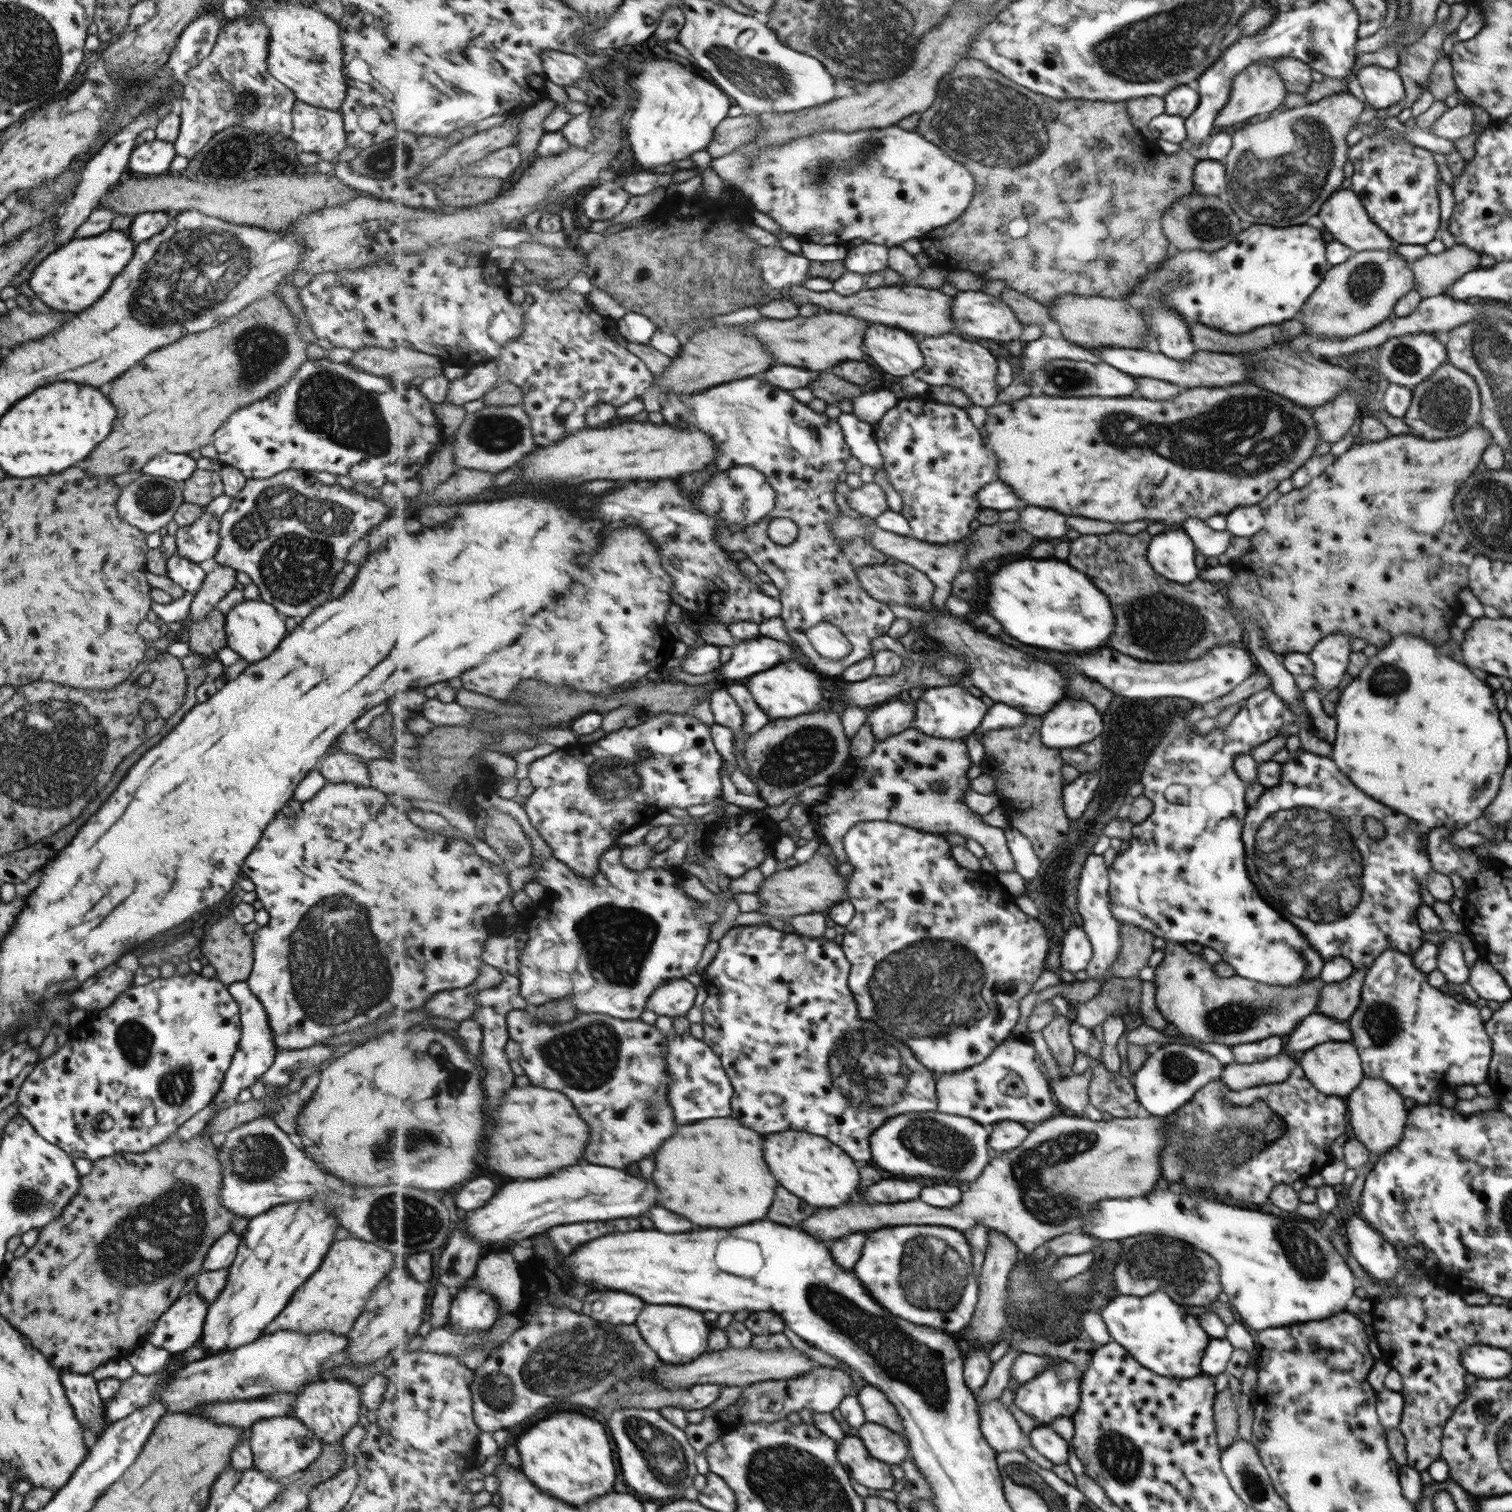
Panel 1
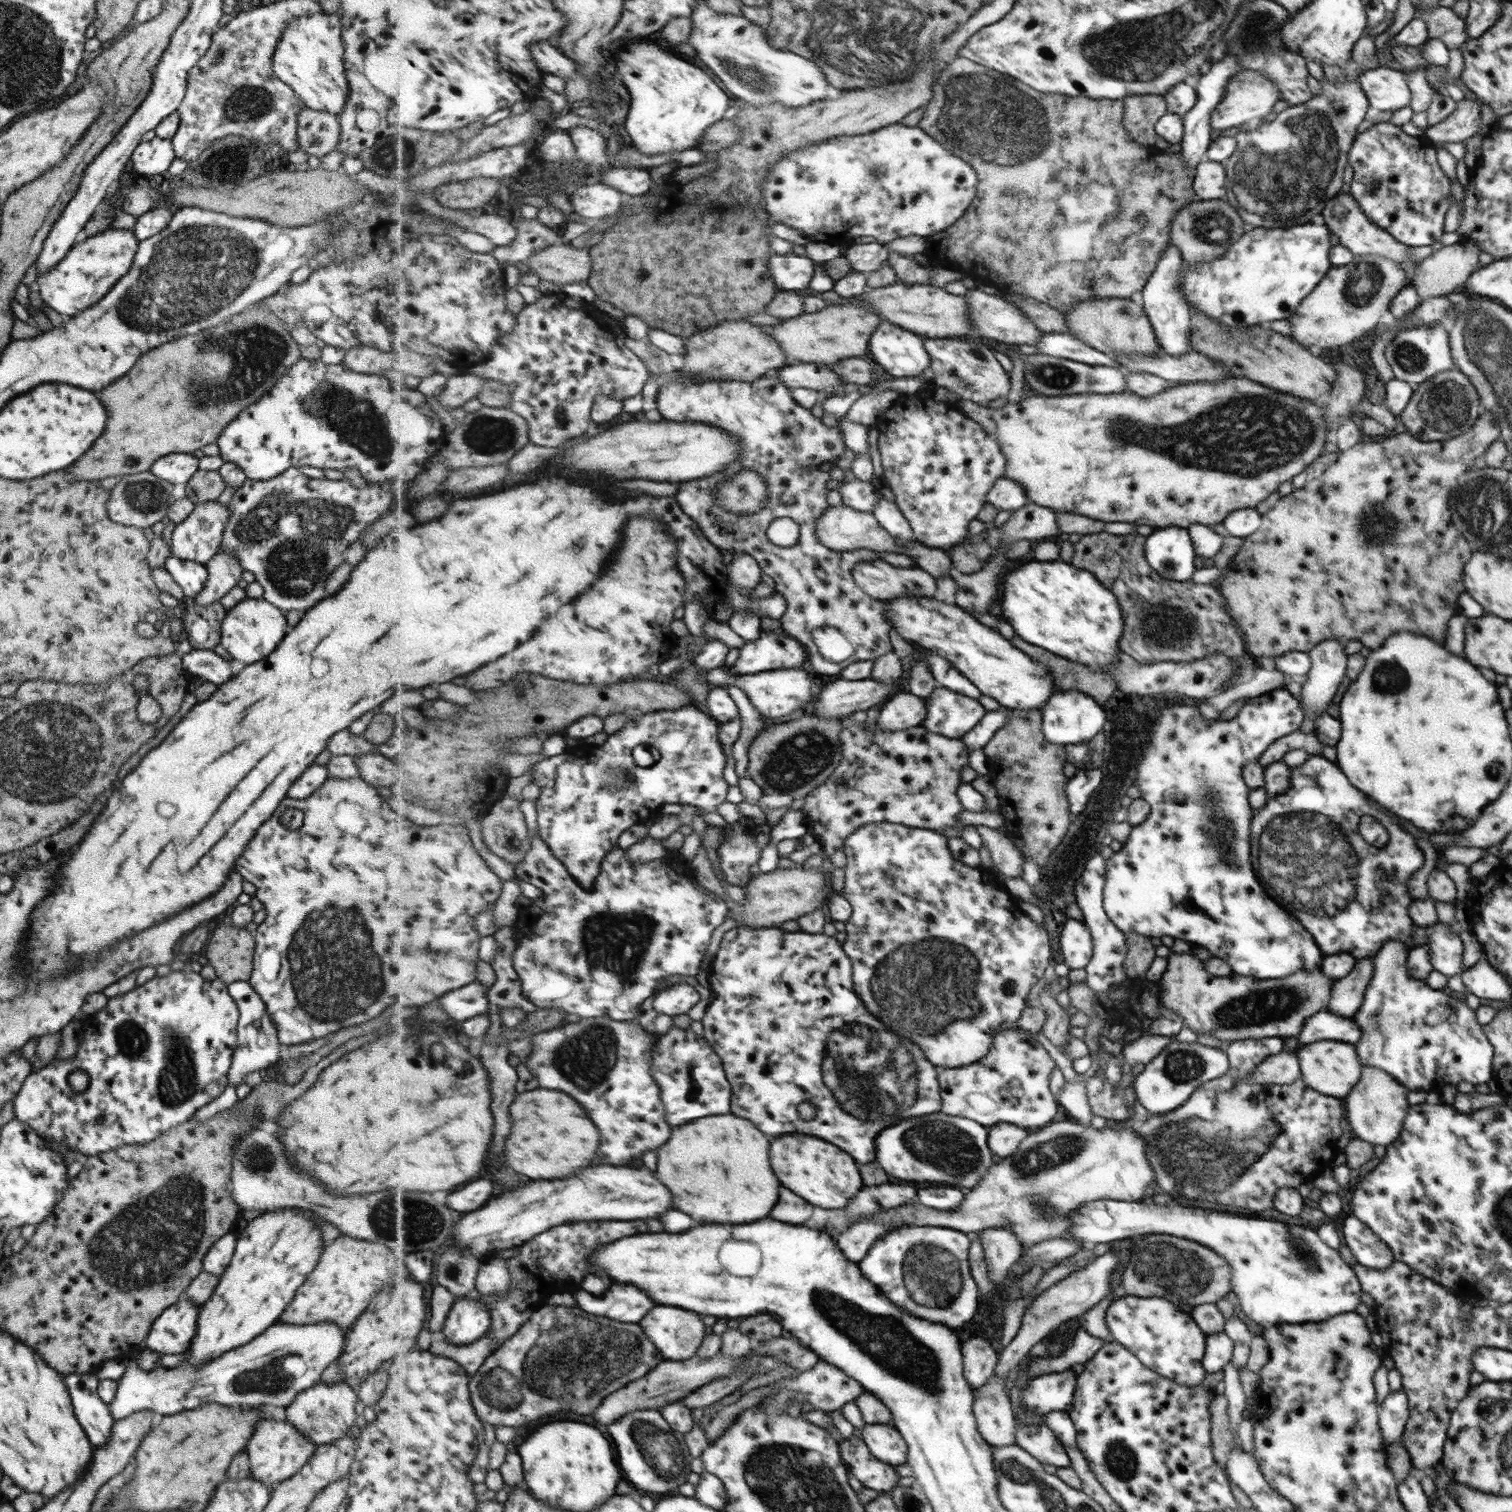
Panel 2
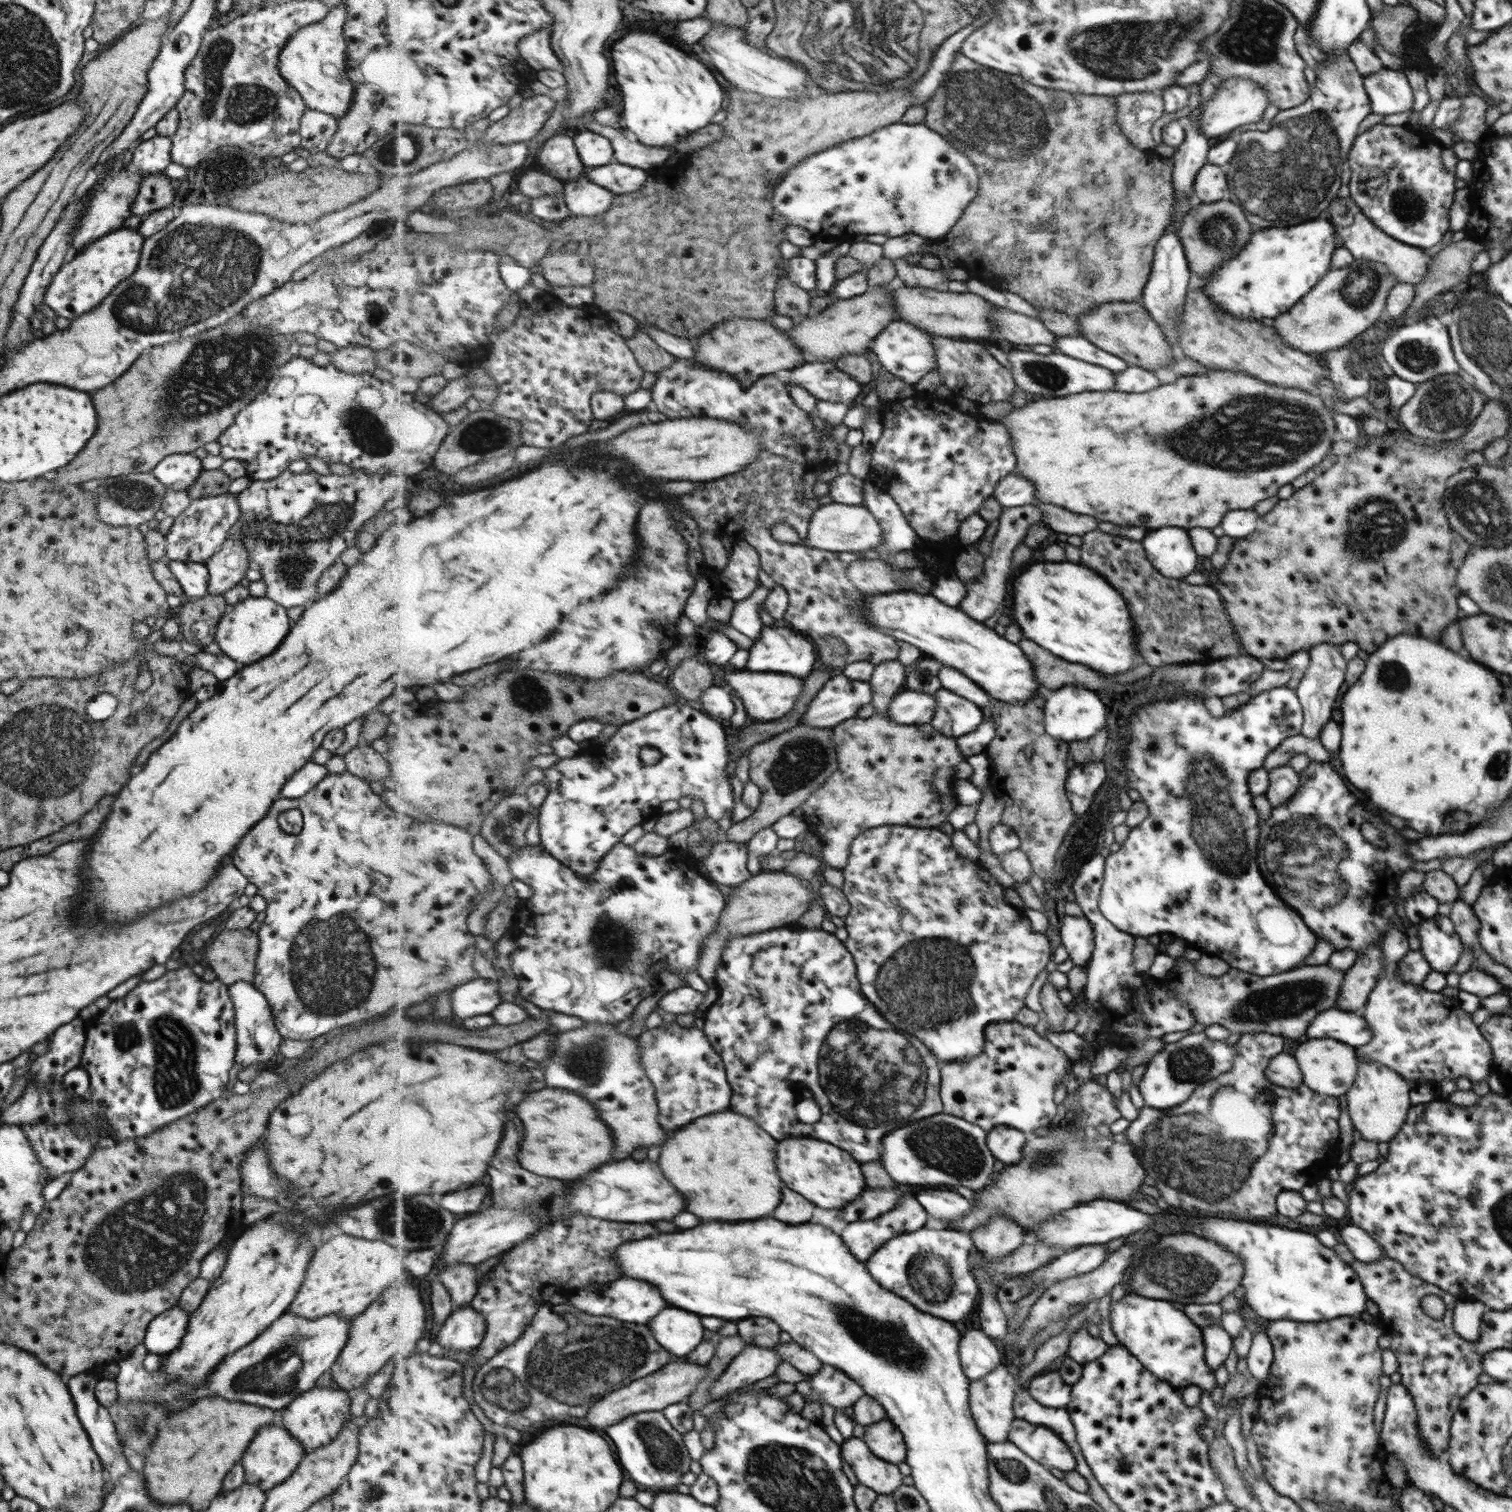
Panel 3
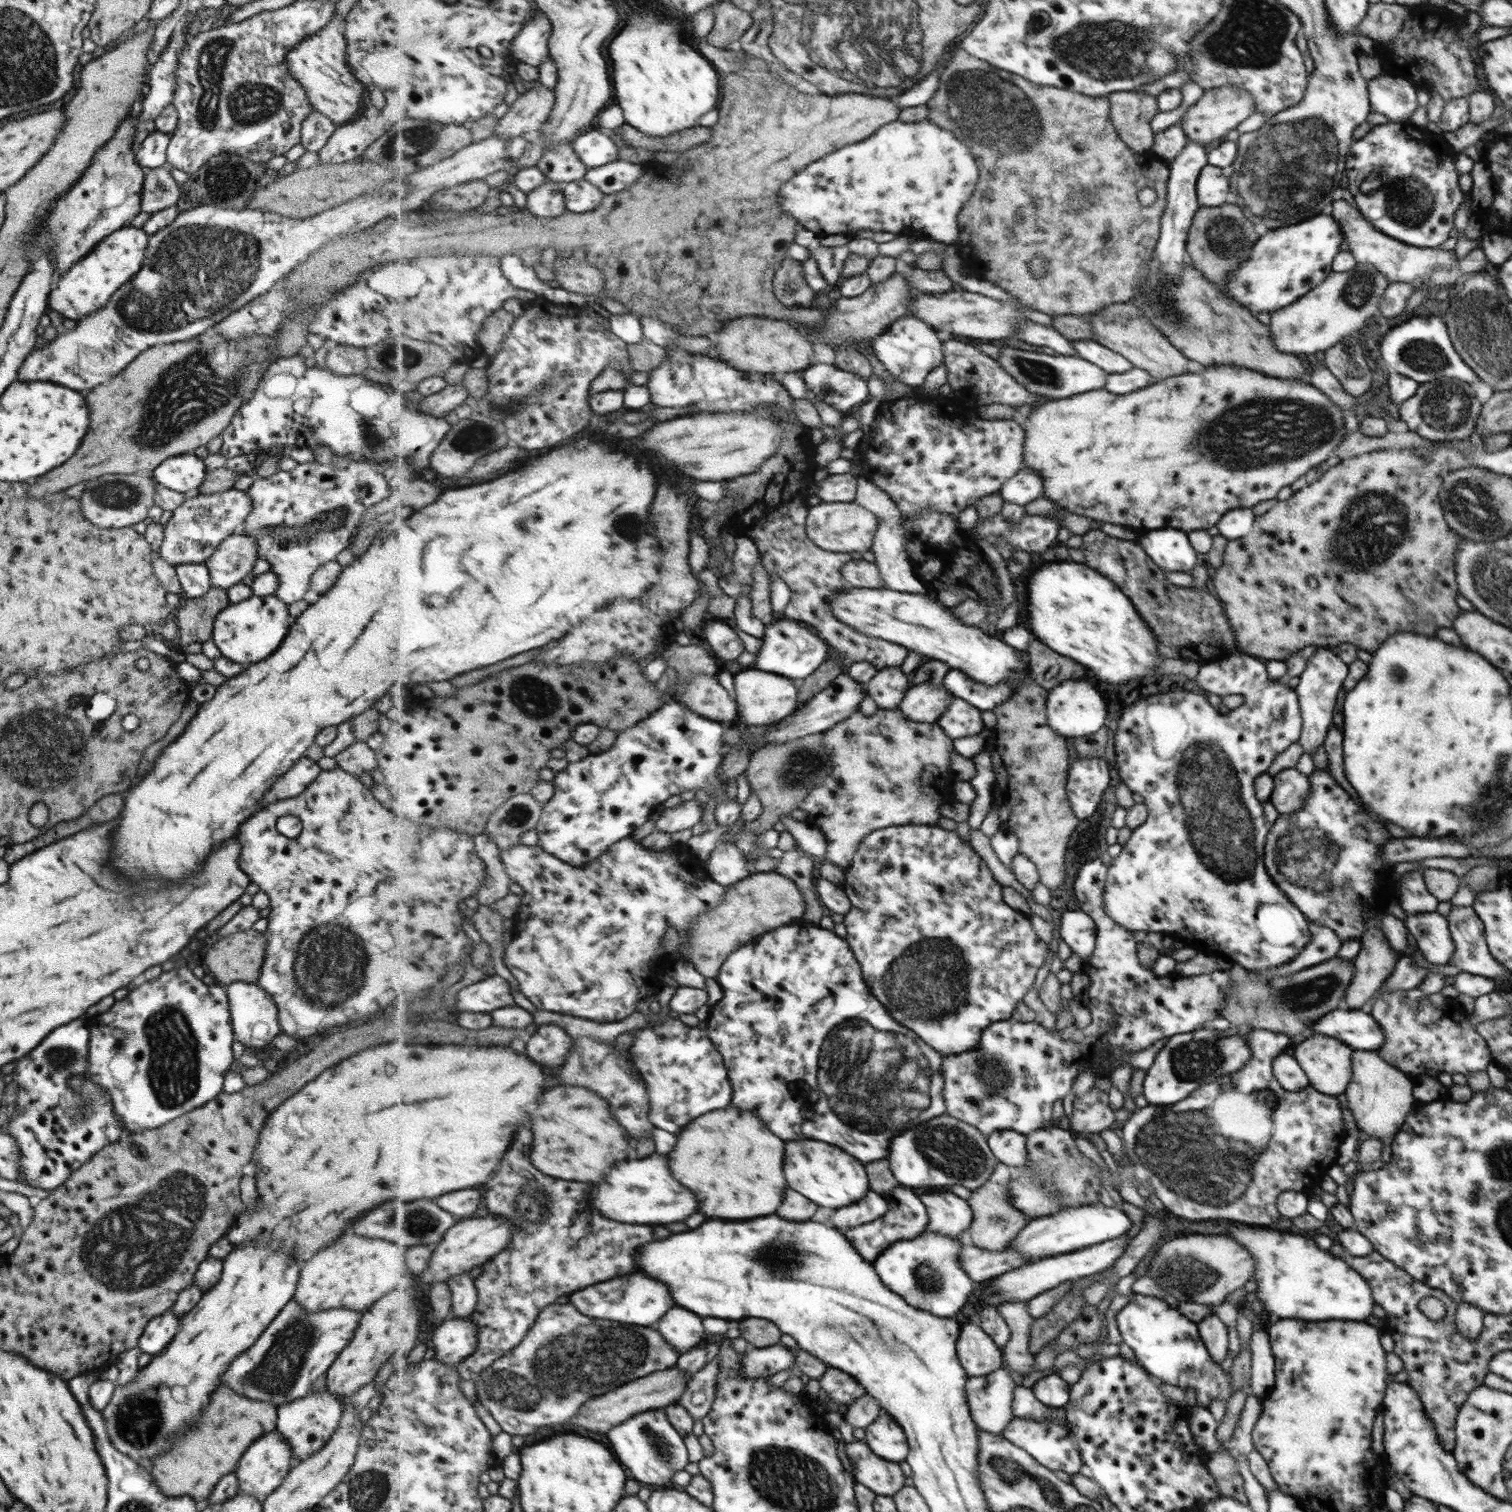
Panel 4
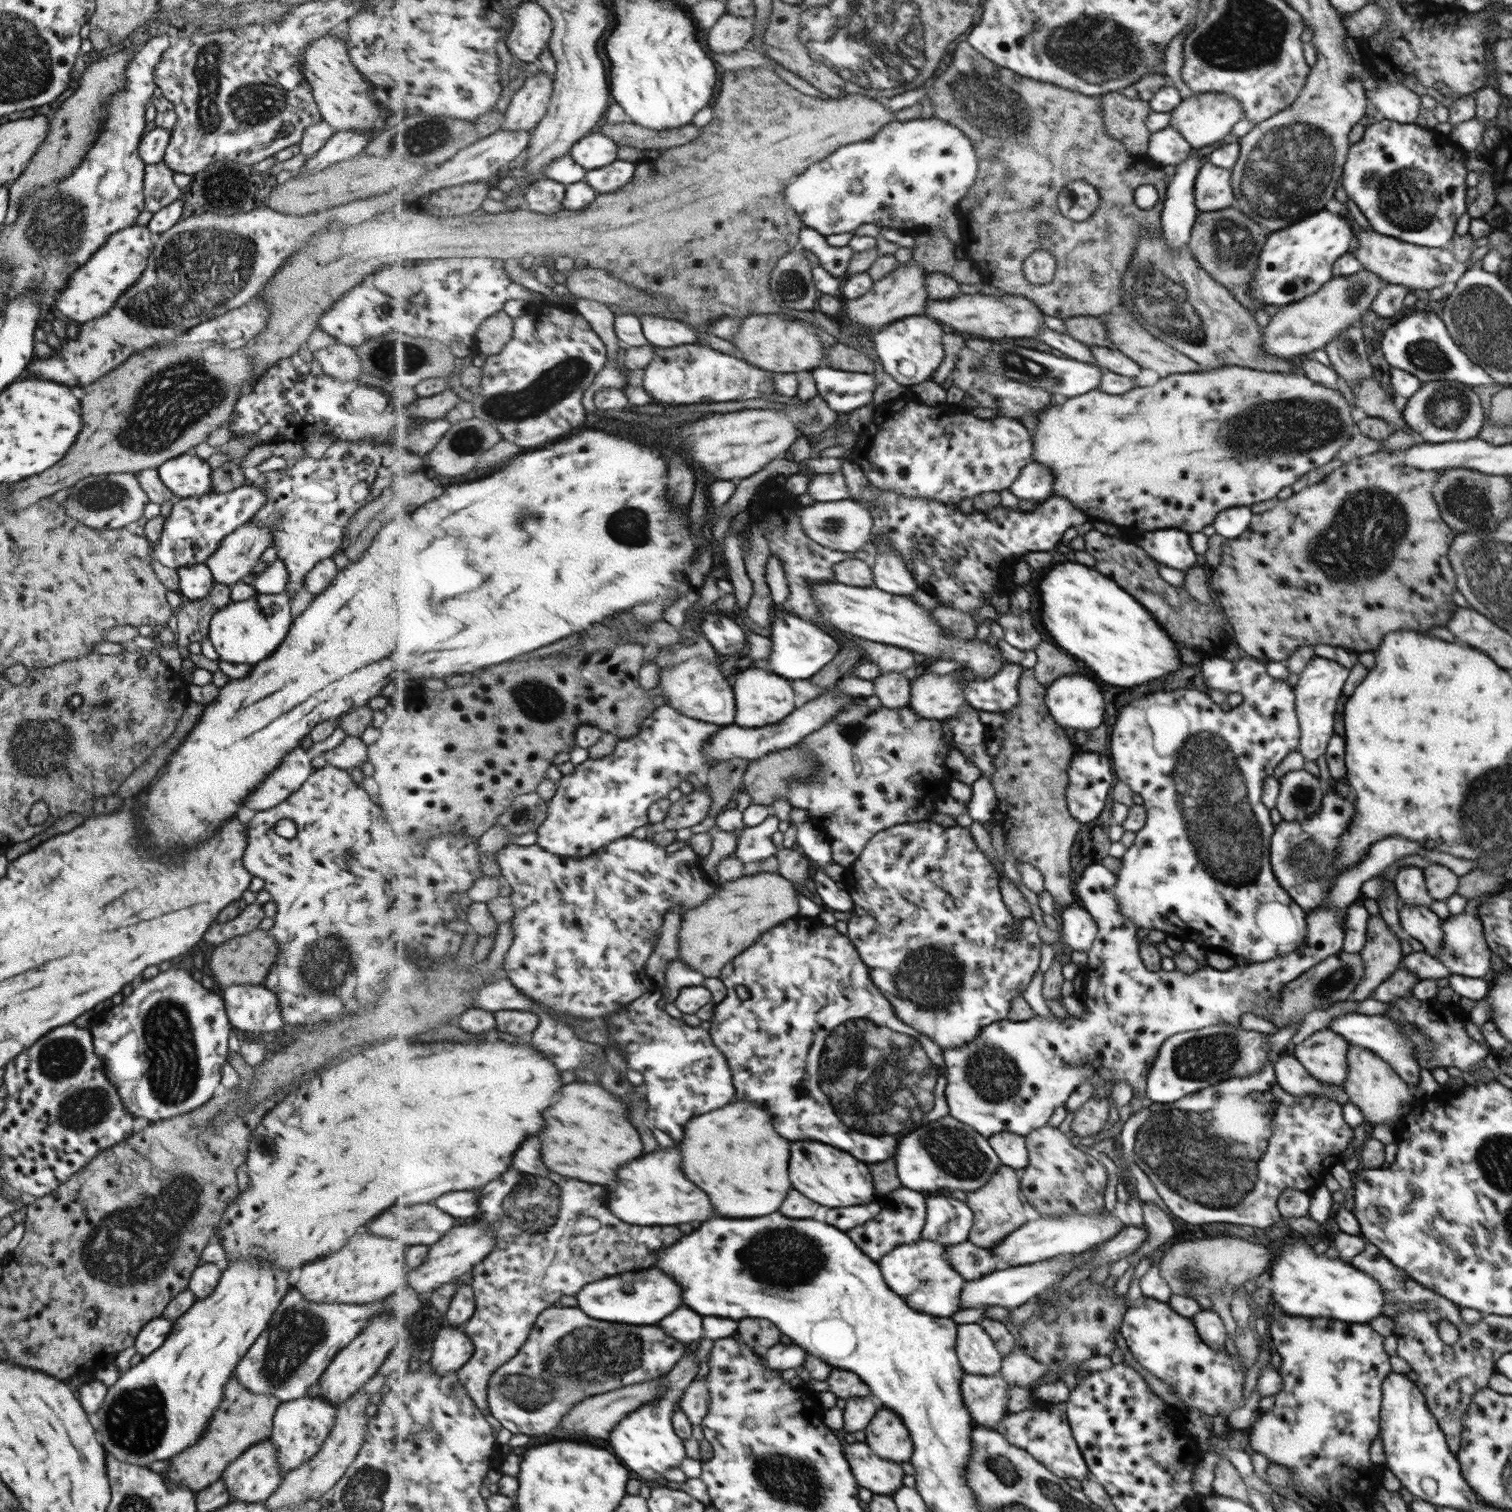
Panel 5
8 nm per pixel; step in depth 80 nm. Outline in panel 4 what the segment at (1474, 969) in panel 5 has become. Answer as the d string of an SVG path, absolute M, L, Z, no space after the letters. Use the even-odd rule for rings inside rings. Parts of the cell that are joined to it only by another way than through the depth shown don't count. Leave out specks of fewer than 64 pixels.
M1472 906L1451 907L1446 916L1446 921L1449 936L1454 946L1448 964L1456 966L1460 972L1489 978L1499 984L1507 984L1508 975L1505 972L1505 968L1490 955L1484 939L1484 926L1474 913Z

